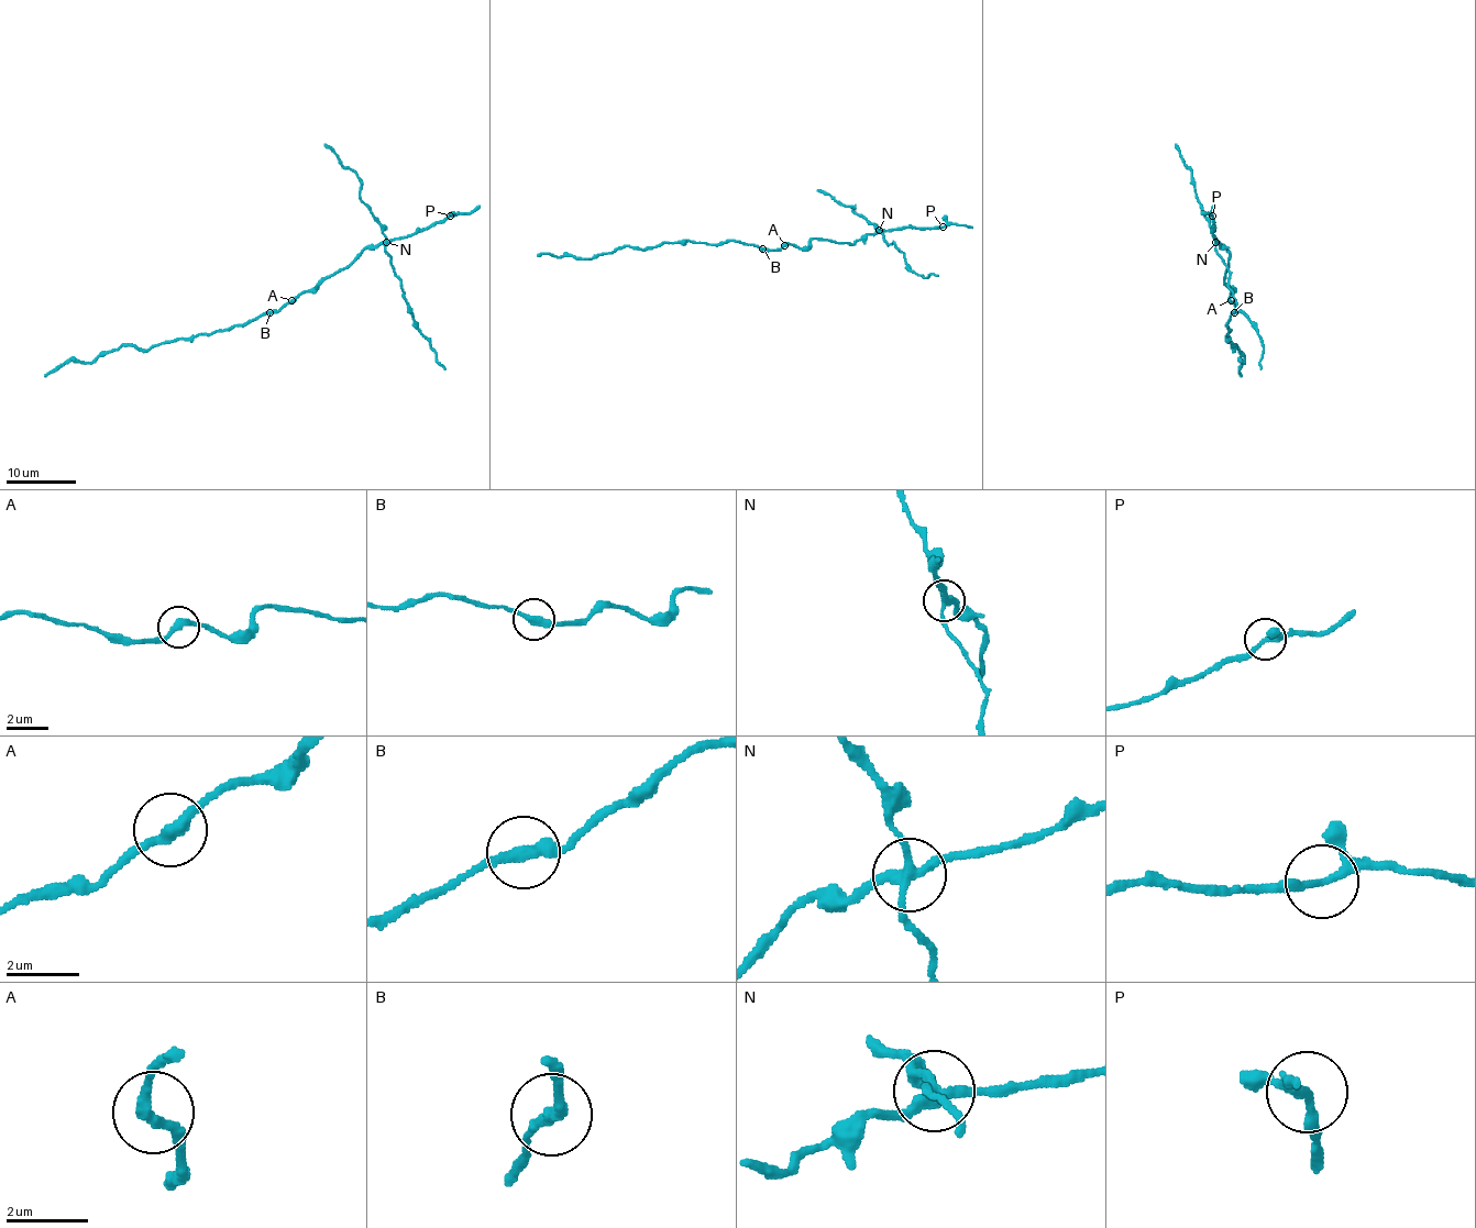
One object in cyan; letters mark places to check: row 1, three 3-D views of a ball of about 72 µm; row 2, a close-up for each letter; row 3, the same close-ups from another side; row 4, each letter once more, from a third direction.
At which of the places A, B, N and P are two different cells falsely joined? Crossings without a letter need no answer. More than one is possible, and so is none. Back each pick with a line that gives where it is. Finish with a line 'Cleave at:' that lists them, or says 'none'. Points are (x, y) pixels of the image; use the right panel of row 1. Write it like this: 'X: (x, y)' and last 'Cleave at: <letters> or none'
B: (1234, 312)
N: (1215, 242)
Cleave at: B, N

